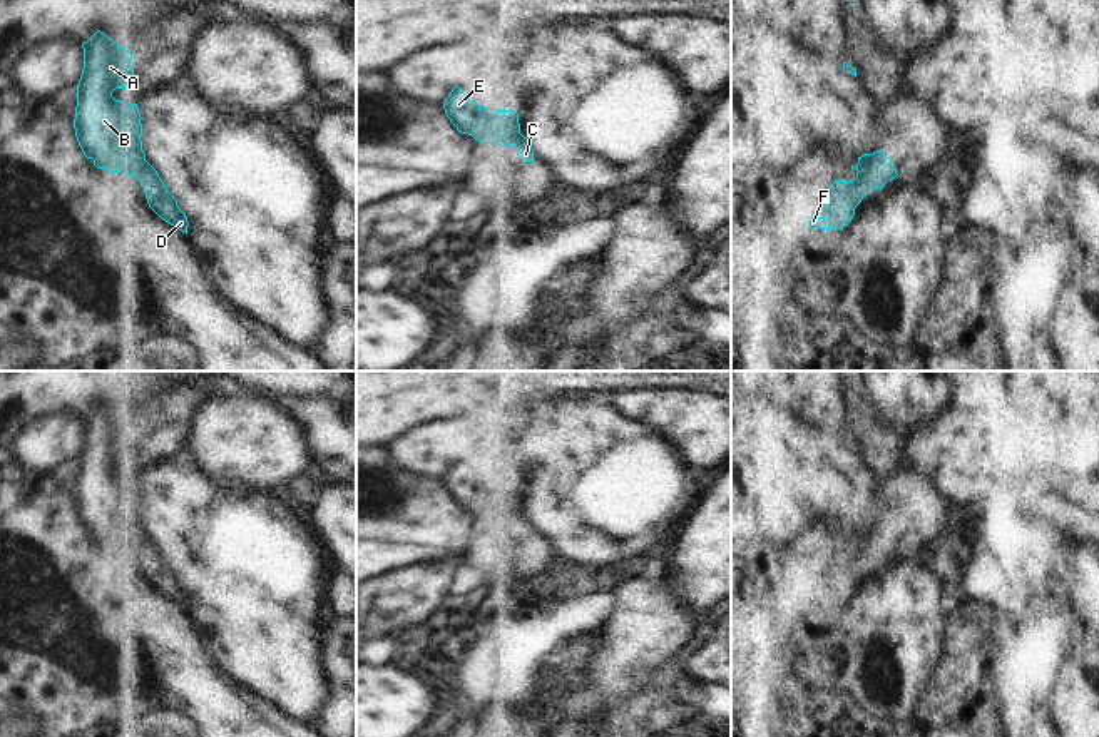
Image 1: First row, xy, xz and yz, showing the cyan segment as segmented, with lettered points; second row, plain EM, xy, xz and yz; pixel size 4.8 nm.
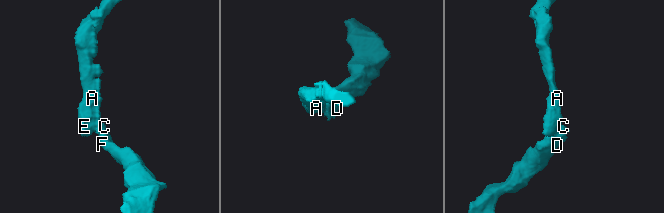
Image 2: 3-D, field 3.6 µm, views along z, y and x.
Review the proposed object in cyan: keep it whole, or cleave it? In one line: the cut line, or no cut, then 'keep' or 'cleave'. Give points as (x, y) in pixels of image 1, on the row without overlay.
cut xy (146, 535), (132, 547); cleave

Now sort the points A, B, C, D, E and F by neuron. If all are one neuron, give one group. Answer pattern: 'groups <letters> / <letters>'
groups A B E / C D F

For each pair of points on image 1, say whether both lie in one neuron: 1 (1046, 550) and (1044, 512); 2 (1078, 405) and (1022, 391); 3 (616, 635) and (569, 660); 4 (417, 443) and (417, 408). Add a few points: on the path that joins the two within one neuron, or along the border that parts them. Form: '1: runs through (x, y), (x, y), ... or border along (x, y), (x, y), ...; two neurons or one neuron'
1: border along (1039, 537), (1056, 537), (1074, 543), (1081, 550); two neurons
2: runs through (1064, 391), (1036, 390); one neuron
3: border along (601, 630), (592, 676), (586, 682); two neurons
4: border along (457, 416), (414, 425), (385, 445); two neurons

